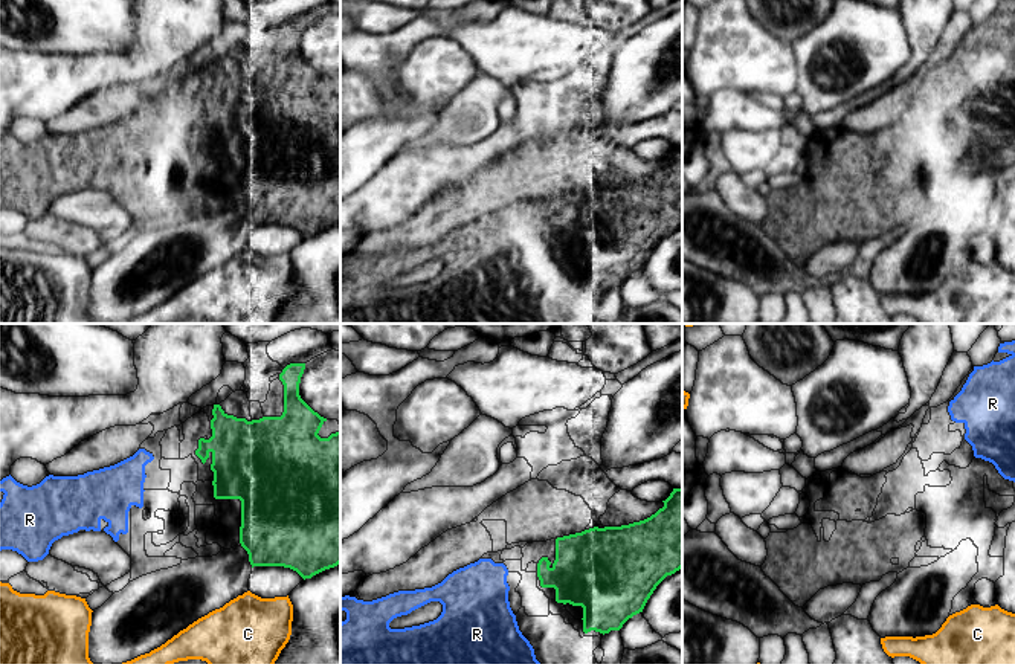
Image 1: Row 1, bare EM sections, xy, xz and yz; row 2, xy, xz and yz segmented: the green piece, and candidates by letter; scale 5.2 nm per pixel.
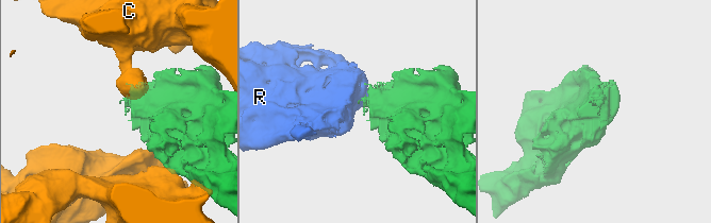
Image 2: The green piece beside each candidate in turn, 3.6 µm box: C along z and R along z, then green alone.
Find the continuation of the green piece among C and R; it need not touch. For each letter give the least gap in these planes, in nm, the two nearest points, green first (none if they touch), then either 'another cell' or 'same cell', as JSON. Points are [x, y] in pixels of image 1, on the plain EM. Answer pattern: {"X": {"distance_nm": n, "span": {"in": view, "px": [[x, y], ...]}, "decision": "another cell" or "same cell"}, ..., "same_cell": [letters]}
{"C": {"distance_nm": 120, "span": {"in": "xy", "px": [[304, 237], [287, 254]]}, "decision": "another cell"}, "R": {"distance_nm": 160, "span": {"in": "xz", "px": [[538, 228], [507, 228]]}, "decision": "same cell"}, "same_cell": ["R"]}

